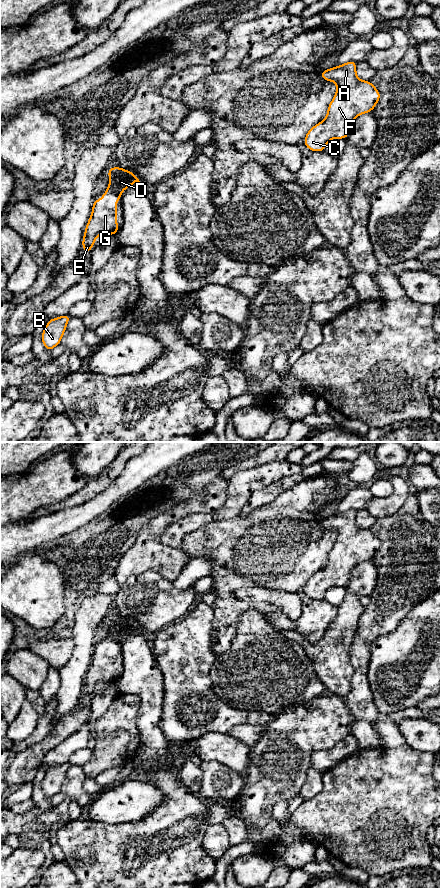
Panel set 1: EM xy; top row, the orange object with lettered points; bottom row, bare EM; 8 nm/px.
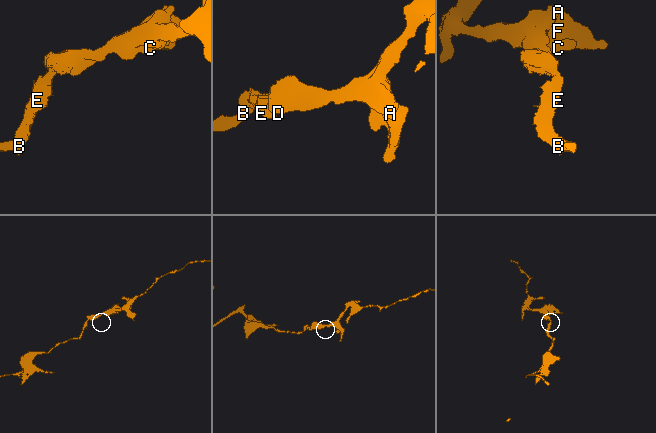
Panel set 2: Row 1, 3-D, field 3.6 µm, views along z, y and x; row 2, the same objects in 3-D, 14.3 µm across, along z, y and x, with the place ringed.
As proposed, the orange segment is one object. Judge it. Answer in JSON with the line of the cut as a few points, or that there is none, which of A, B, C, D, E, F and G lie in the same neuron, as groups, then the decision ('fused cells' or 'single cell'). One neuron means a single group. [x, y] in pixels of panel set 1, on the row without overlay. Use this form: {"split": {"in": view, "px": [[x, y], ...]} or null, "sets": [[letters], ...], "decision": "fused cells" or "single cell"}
{"split": null, "sets": [["A", "B", "C", "D", "E", "F", "G"]], "decision": "single cell"}

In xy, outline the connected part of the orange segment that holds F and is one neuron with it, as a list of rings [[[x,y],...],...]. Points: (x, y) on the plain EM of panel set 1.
[[[349,509],[341,514],[333,515],[321,520],[320,525],[326,529],[334,529],[337,539],[328,554],[326,567],[313,574],[304,587],[305,594],[312,599],[324,599],[326,592],[333,586],[347,586],[351,570],[359,563],[372,560],[381,544],[370,529],[362,529],[356,524],[357,510]]]

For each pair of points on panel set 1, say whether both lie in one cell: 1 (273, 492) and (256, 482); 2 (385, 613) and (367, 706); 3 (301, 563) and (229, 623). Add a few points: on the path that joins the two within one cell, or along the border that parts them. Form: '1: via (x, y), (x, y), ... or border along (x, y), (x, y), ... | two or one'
1: border along (286, 477), (257, 489), (246, 501) | two
2: via (364, 636), (360, 645), (360, 683) | one
3: via (275, 563), (256, 563), (229, 590), (229, 597) | one

